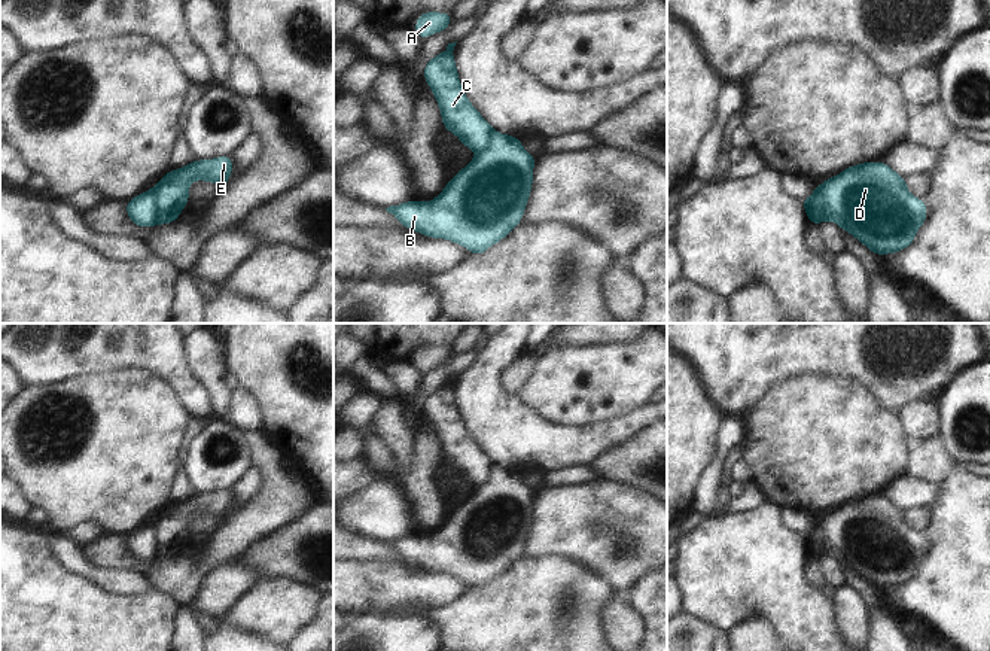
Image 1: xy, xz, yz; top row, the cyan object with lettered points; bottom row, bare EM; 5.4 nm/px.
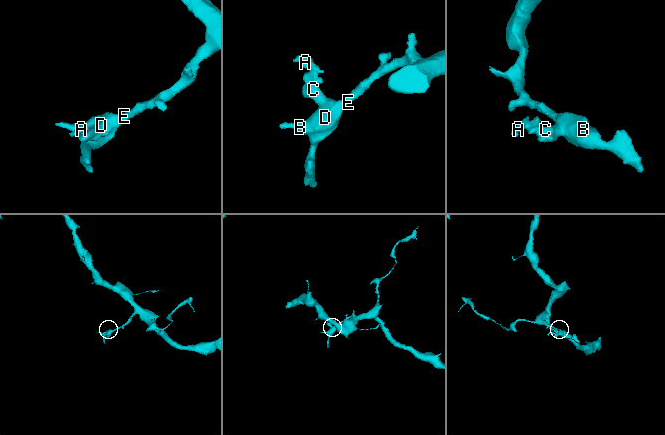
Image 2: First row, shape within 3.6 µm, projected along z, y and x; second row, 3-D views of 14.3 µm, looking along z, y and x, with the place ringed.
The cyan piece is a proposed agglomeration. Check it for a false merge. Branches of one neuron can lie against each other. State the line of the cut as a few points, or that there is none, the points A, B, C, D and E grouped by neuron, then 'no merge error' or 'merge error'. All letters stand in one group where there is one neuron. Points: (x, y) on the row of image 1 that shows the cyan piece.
xy (149, 191), (154, 198), (158, 224) | A C / B D E | merge error

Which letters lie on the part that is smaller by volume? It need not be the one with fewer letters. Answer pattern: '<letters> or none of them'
A, C

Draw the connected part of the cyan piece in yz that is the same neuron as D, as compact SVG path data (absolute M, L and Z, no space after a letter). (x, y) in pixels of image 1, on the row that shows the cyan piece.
M883 161L847 167L838 176L816 186L814 195L823 212L822 222L835 222L877 256L910 247L917 229L927 219L924 200L911 195L907 189L907 179Z

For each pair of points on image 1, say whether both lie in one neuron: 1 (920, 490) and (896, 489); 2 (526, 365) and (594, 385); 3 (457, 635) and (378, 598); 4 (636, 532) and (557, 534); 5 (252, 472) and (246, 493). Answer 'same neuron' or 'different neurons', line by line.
1: same neuron
2: different neurons
3: different neurons
4: same neuron
5: same neuron

